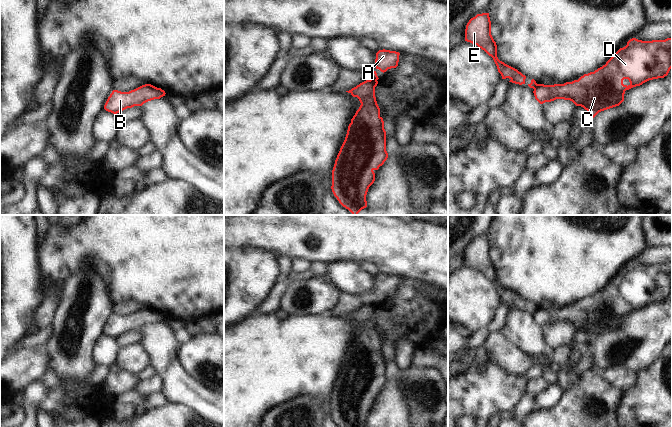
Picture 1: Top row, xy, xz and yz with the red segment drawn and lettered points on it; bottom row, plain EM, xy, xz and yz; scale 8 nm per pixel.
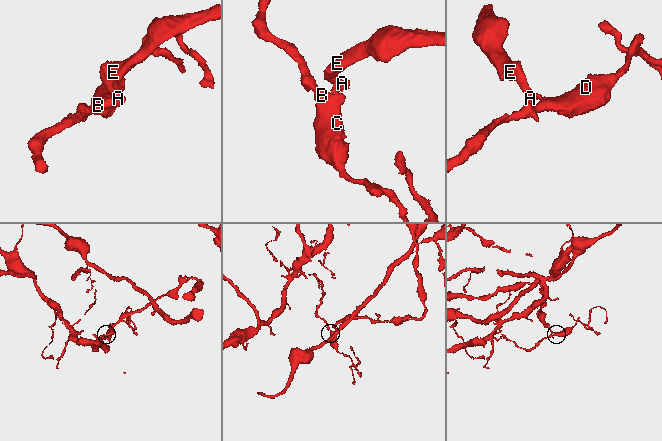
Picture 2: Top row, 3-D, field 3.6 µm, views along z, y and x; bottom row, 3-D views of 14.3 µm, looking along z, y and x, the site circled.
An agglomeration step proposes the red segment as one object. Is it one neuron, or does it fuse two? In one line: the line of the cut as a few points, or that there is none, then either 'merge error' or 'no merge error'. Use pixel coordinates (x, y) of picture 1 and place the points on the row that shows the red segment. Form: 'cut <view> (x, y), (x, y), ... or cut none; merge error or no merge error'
cut xz (370, 78), (376, 80); merge error

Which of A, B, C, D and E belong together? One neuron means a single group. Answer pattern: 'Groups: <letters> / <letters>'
Groups: A E / B C D

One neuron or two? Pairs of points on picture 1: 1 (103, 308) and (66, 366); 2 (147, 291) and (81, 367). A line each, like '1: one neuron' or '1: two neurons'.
1: one neuron
2: two neurons

